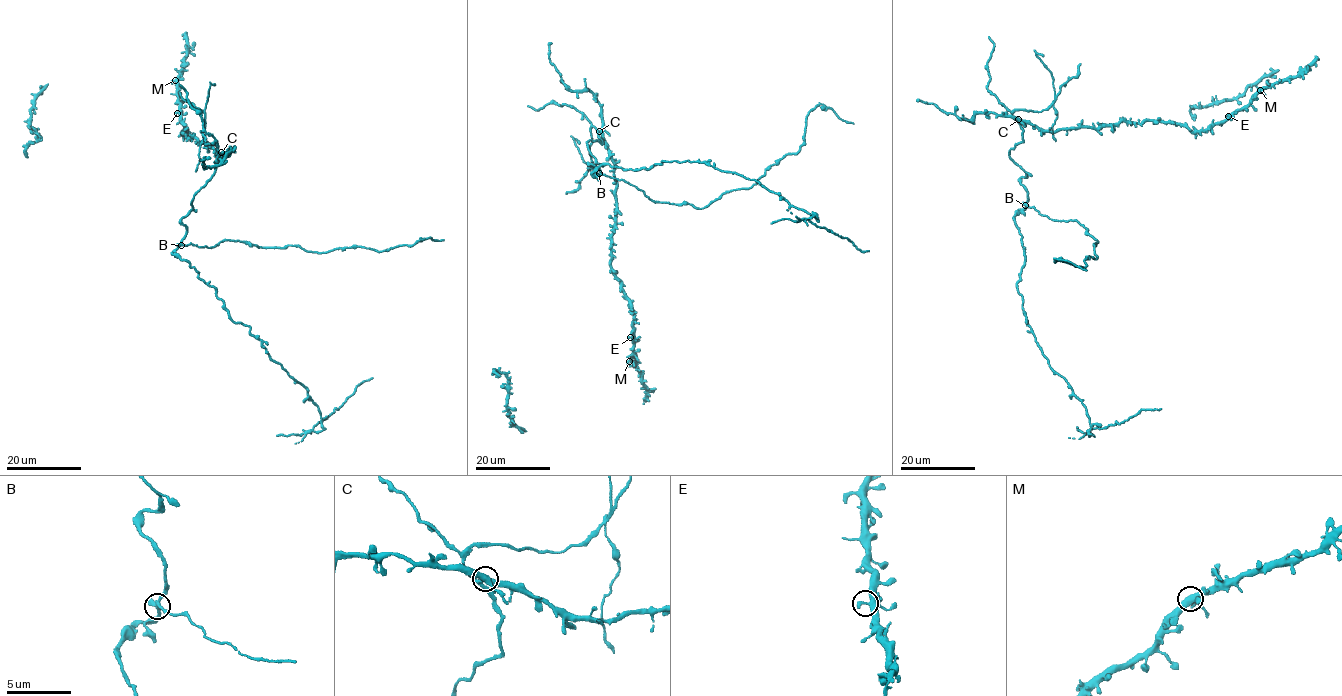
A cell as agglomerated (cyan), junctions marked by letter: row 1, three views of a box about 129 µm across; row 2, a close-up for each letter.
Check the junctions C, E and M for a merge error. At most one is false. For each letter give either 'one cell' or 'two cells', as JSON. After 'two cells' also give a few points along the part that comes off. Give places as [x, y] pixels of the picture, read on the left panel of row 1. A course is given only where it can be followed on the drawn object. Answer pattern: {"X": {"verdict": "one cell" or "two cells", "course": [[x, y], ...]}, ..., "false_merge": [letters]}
{"C": {"verdict": "two cells", "course": [[221, 152], [181, 219], [185, 237], [172, 253], [307, 390], [323, 430], [314, 432], [372, 377]]}, "E": {"verdict": "one cell"}, "M": {"verdict": "one cell"}, "false_merge": ["C"]}

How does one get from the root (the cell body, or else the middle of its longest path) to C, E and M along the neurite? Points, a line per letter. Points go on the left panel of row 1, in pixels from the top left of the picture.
C: (216, 165), (221, 152)
E: (216, 165), (222, 153), (220, 158), (216, 150), (181, 132), (186, 131), (177, 113)
M: (216, 165), (222, 152), (220, 158), (216, 150), (181, 132), (186, 132), (179, 116), (175, 80)

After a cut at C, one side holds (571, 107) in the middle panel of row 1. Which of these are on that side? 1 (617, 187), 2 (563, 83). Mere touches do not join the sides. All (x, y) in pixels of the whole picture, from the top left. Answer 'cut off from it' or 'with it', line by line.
1: cut off from it
2: cut off from it

